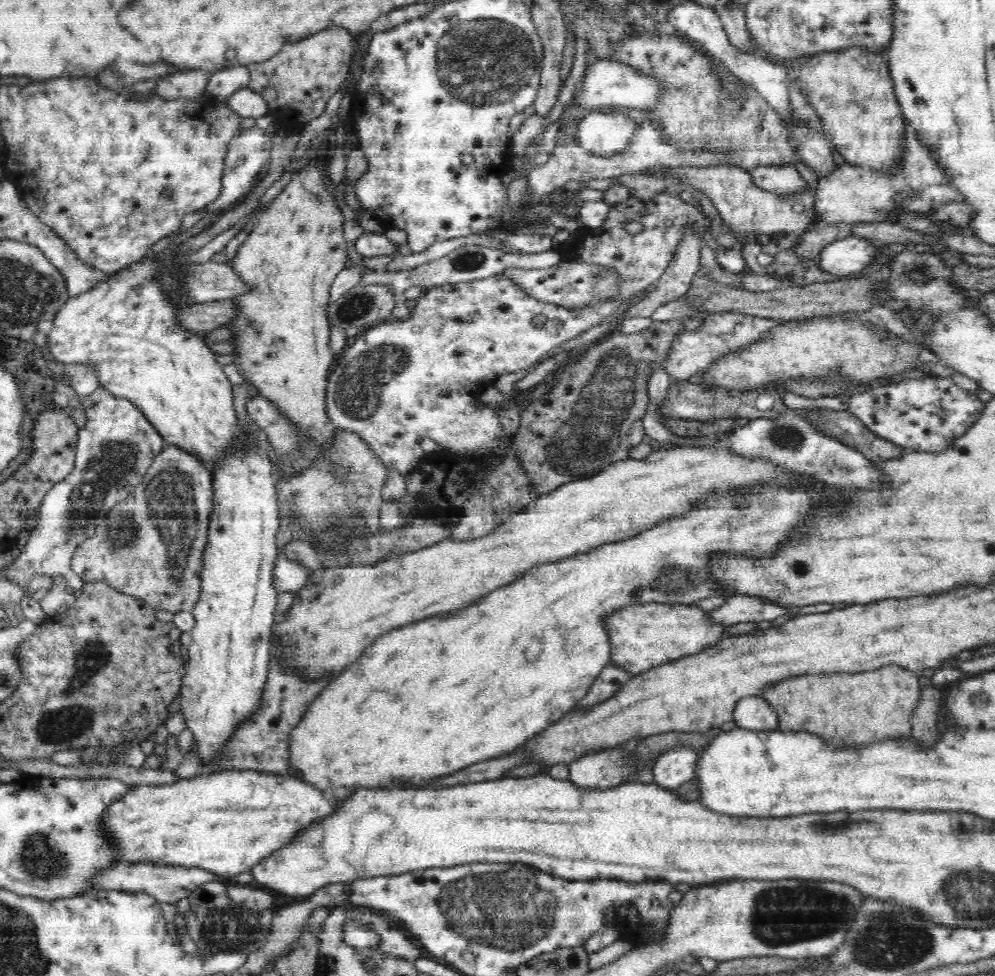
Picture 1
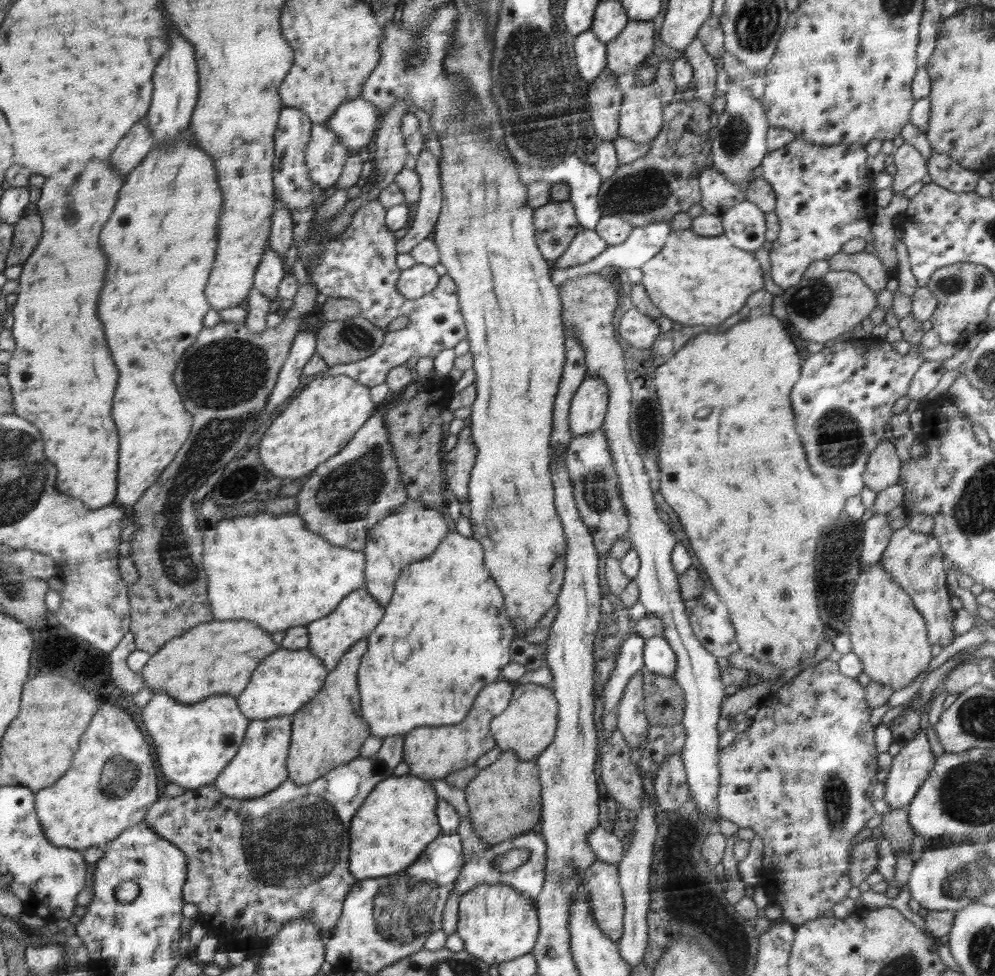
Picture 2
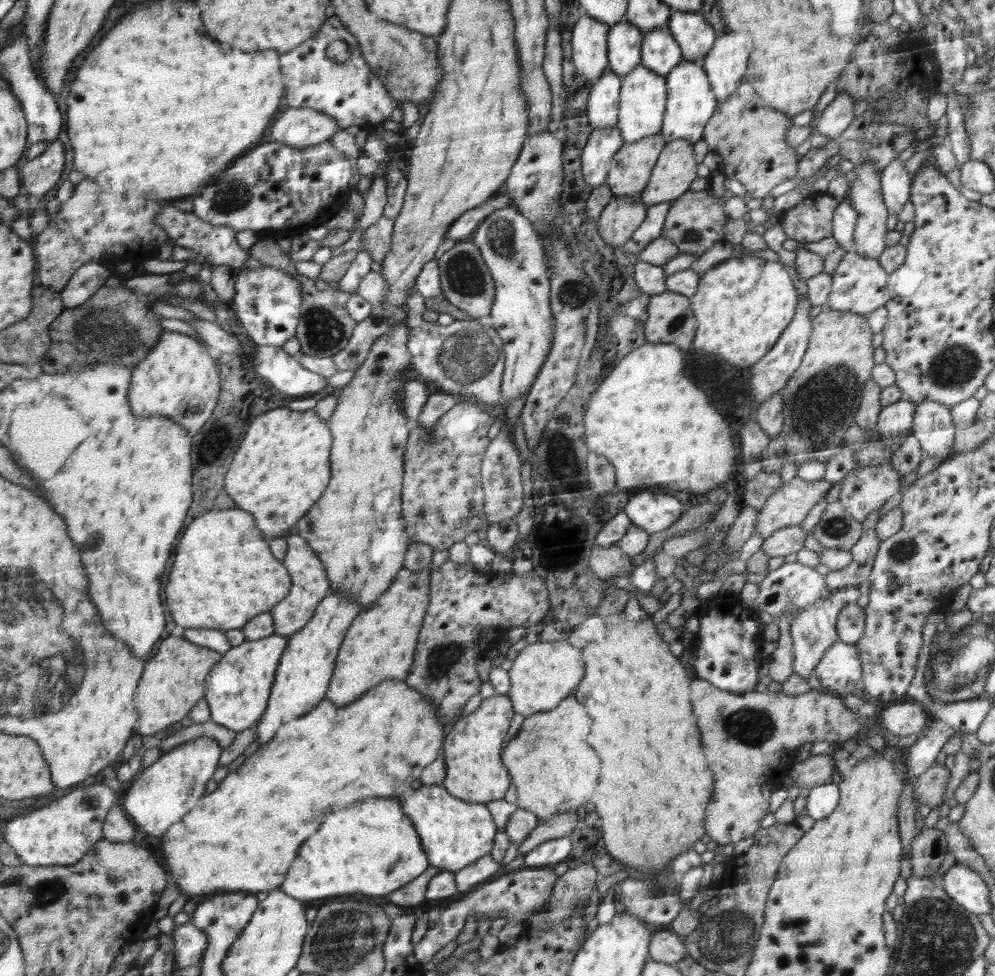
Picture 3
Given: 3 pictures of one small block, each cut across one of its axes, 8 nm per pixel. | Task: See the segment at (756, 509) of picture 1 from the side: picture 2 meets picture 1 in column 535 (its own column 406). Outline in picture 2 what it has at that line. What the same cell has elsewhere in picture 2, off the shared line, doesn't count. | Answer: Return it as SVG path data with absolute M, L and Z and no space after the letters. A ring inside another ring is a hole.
M456 531L448 535L448 540L444 540L444 544L440 544L440 552L436 552L436 556L428 556L427 559L412 563L412 568L408 568L408 572L404 572L404 576L400 576L400 584L395 584L396 600L392 600L392 604L387 604L386 614L380 619L375 630L368 635L368 646L364 656L362 657L360 668L358 670L358 690L360 690L360 716L364 718L364 722L368 724L368 728L372 730L372 736L376 738L388 738L388 736L408 735L408 732L414 731L419 727L428 726L448 726L452 724L460 724L468 710L472 708L474 700L478 693L488 684L497 682L501 677L501 670L510 662L510 642L514 640L516 632L510 624L510 620L504 616L504 602L502 602L502 592L496 586L495 580L490 576L487 566L484 566L484 552L480 542L465 538Z

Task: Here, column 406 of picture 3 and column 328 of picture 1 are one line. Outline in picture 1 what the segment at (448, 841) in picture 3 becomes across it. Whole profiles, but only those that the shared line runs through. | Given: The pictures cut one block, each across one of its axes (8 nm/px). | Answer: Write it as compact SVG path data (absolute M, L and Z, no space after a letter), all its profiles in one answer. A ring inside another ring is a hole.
M220 770L219 772L210 772L208 775L200 775L189 779L180 779L174 784L166 785L140 785L127 792L120 800L110 804L105 809L104 816L99 821L99 834L105 840L105 846L113 852L113 858L124 863L149 863L153 866L172 866L186 867L189 869L199 869L212 873L212 875L222 875L233 877L245 871L251 871L252 866L256 866L260 860L268 857L270 852L276 852L278 848L285 845L294 833L307 827L310 823L328 816L326 812L332 812L332 804L336 804L333 796L317 790L314 786L308 786L308 783L292 777L284 777L275 773L264 773L258 771L240 771L240 770Z

